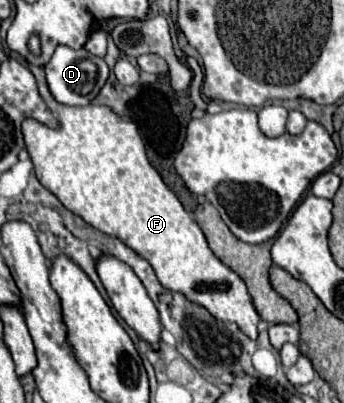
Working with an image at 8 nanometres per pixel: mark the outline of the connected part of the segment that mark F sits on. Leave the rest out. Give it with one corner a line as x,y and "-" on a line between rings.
28,64
30,72
34,74
38,82
40,96
48,104
52,116
58,120
56,128
48,128
42,122
34,118
26,118
22,122
22,132
26,140
26,150
34,162
36,178
44,188
48,188
68,210
82,216
90,226
96,230
120,238
124,244
128,244
132,250
136,250
142,258
146,258
160,284
172,292
182,292
188,300
202,304
214,318
222,322
236,322
238,328
252,340
256,340
258,330
256,324
260,320
252,298
248,294
248,288
244,280
230,270
226,264
222,264
214,252
210,250
206,236
202,228
196,224
196,220
184,210
178,196
164,184
162,176
154,170
154,166
148,162
142,136
138,132
138,126
132,120
122,118
108,106
64,106
56,102
48,90
44,68

